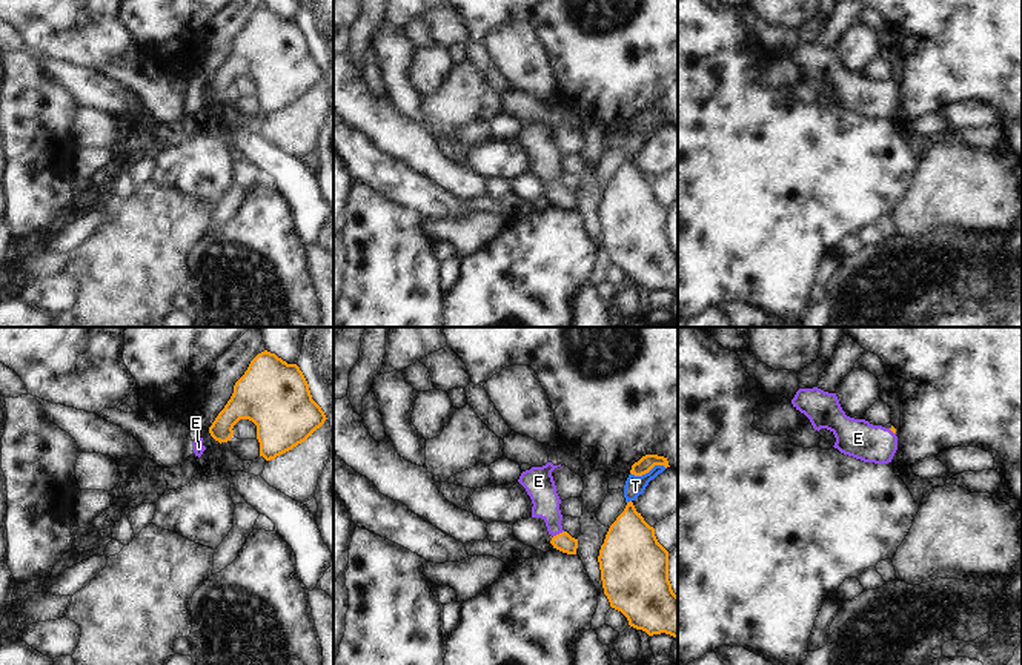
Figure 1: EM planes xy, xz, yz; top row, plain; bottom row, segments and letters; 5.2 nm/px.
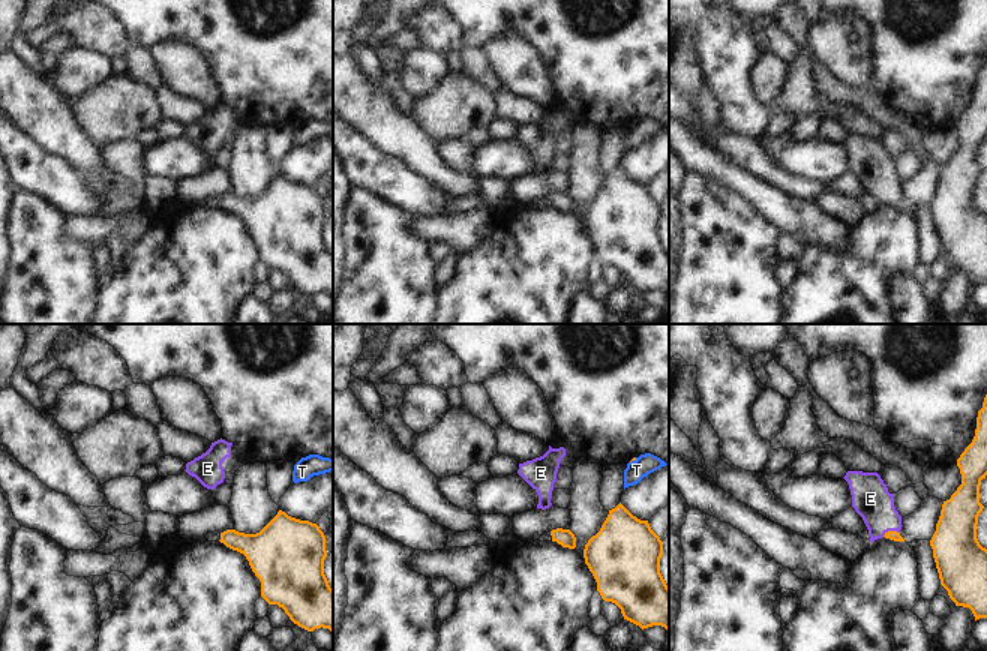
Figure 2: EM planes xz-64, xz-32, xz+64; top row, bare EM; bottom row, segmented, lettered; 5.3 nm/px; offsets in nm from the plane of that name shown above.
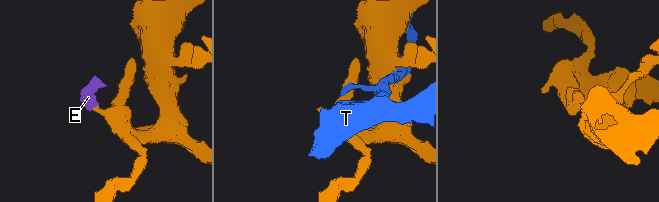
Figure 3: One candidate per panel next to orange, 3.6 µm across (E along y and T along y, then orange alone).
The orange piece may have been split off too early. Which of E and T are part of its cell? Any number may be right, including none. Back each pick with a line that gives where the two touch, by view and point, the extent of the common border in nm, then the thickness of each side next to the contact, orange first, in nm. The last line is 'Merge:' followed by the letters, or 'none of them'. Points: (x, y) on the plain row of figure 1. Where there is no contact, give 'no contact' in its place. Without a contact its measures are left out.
E: contact xz (560, 189); length 70 nm; calibres 100 and 140 nm
Merge: E

